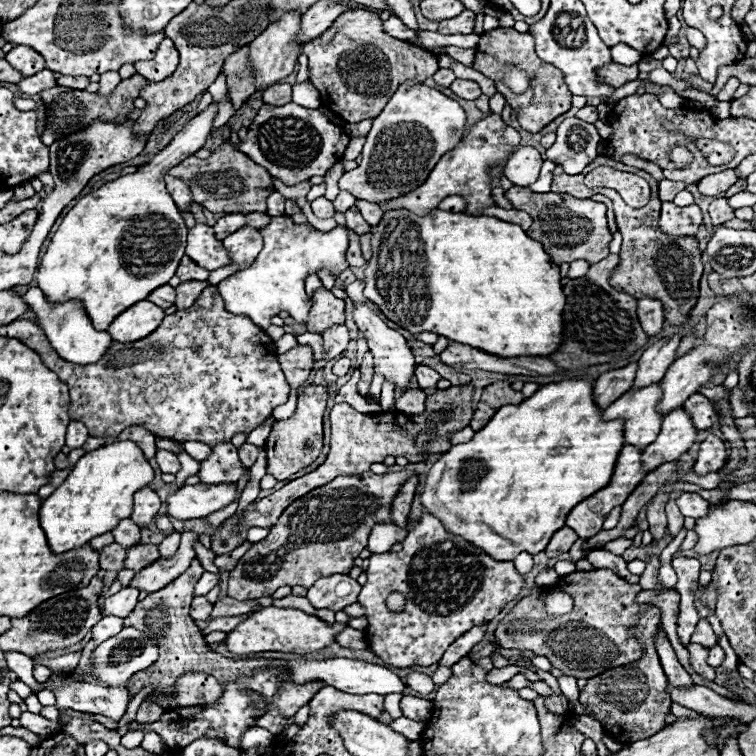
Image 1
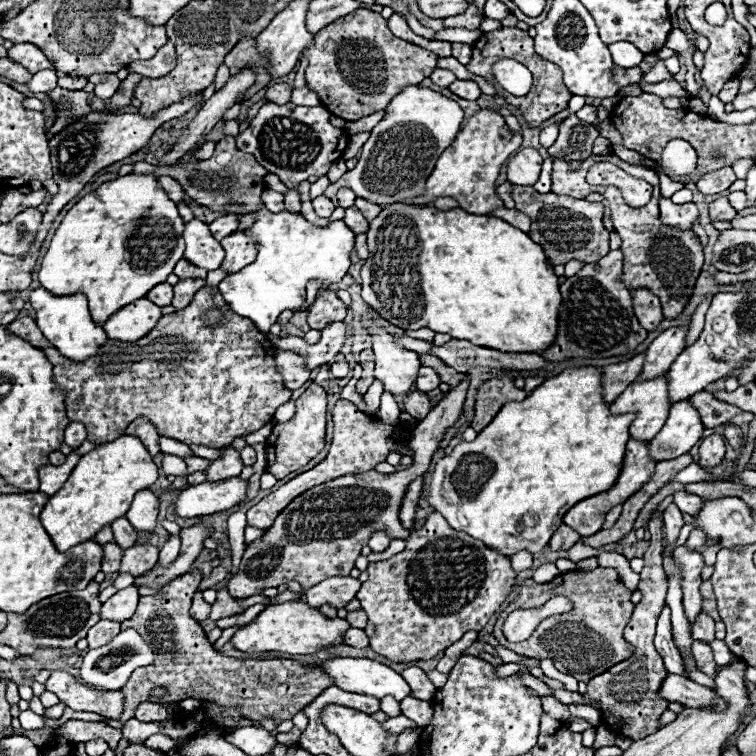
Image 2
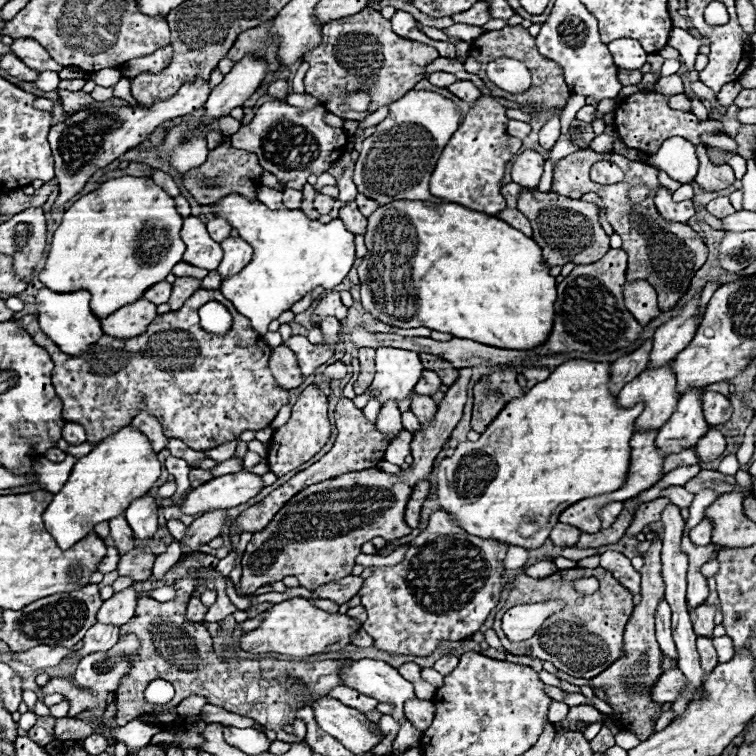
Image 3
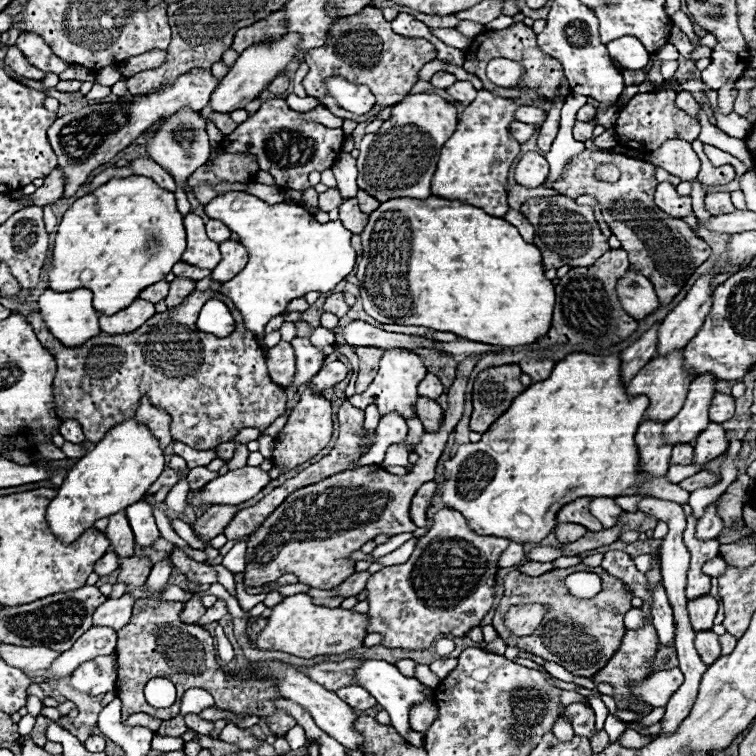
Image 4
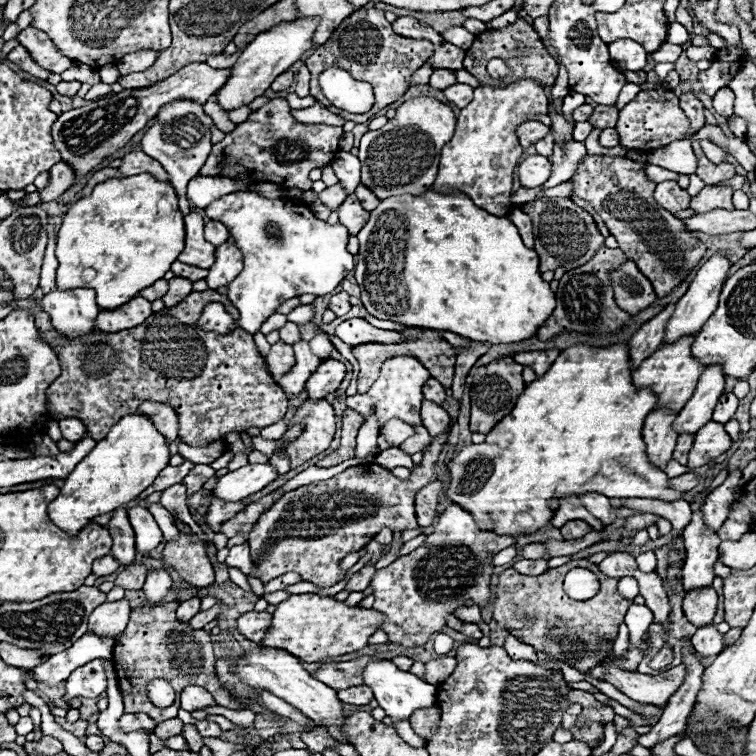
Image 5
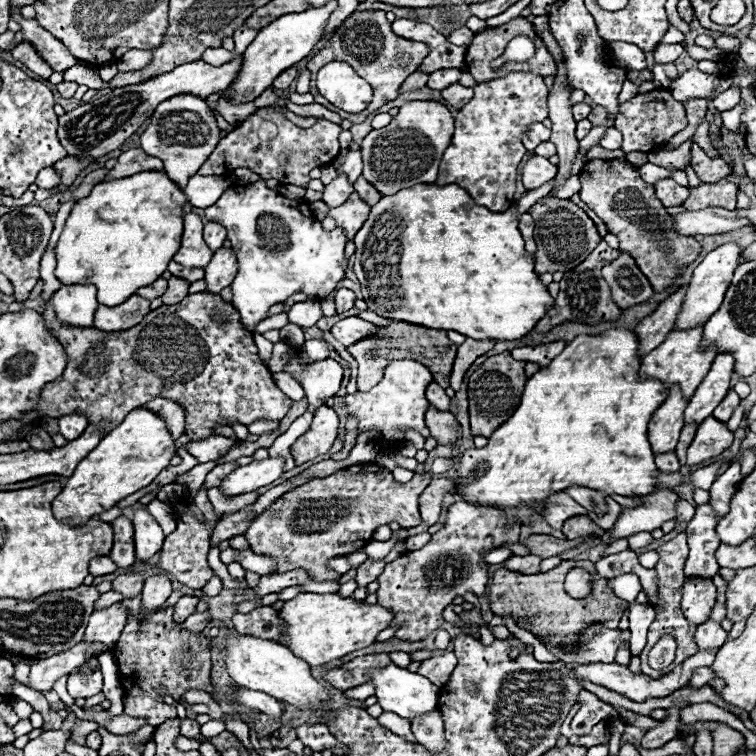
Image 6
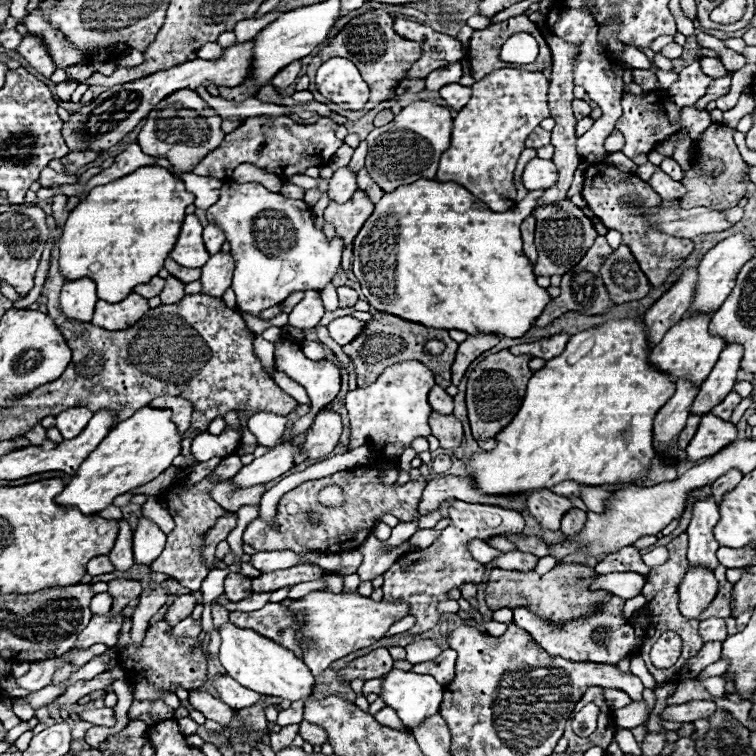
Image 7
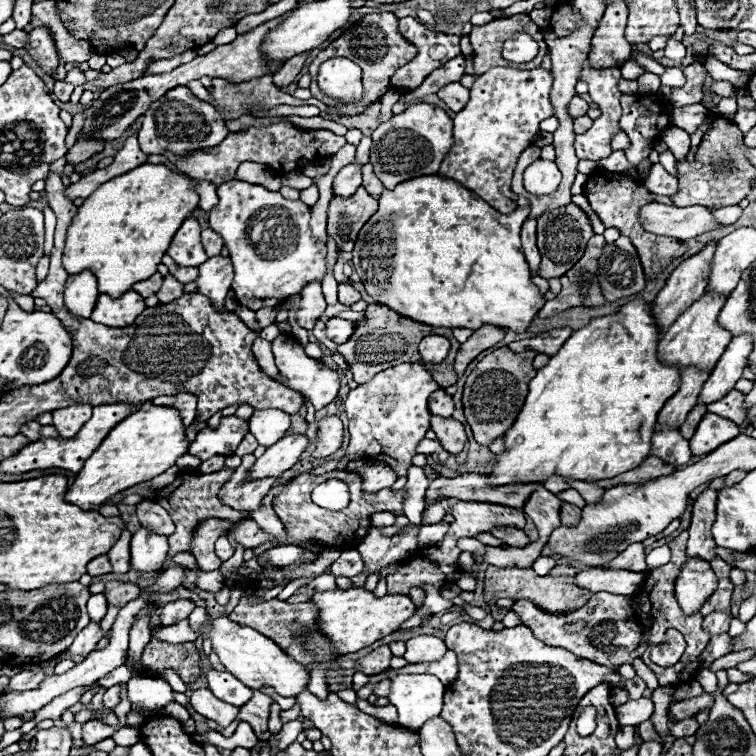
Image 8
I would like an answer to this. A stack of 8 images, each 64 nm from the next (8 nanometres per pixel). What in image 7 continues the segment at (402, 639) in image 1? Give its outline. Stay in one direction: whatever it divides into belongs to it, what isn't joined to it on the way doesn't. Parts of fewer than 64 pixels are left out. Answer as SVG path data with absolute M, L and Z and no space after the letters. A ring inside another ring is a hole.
M462 500L452 502L450 520L450 526L440 532L438 540L432 546L408 552L384 572L384 600L404 600L410 604L410 614L416 616L416 626L408 630L410 634L426 632L440 622L440 612L436 610L436 604L440 600L446 600L446 594L452 588L462 588L464 582L482 582L484 566L470 556L466 546L470 540L486 540L502 532L518 534L524 528L524 516L516 510L488 504L470 504Z

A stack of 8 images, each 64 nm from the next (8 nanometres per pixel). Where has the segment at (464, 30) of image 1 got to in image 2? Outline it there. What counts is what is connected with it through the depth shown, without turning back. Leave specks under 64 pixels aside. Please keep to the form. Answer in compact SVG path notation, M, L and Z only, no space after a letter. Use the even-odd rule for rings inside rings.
M472 4L464 14L444 18L444 26L446 28L468 28L468 30L474 30L474 28L480 28L482 20L484 20L482 12Z

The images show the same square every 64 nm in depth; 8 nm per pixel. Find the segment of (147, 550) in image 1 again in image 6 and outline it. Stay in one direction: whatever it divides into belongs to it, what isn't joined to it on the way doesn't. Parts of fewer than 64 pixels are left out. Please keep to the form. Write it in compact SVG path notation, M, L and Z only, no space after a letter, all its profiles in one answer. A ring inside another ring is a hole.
M136 572L122 574L112 582L112 590L120 592L124 600L138 596L142 592L142 586L144 586L144 578L140 574L136 574Z

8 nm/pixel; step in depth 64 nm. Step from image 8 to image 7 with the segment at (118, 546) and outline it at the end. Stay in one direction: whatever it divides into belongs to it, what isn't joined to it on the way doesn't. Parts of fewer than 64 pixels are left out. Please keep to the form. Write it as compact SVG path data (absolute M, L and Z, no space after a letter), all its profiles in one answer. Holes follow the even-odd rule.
M120 520L118 540L116 540L112 552L108 554L108 558L116 566L116 570L120 570L120 572L126 572L134 564L134 556L132 556L132 528L124 520Z

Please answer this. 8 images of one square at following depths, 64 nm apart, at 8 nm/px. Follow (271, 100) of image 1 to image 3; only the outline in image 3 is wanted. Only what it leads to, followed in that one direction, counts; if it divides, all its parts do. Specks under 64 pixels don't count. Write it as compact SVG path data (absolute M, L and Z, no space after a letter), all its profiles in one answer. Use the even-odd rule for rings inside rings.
M274 80L268 86L268 94L274 96L276 100L284 100L288 94L288 82L286 80Z

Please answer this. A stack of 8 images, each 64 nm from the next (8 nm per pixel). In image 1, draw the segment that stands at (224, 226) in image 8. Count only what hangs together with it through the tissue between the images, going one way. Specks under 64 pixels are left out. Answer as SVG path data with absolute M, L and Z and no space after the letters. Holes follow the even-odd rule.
M270 216L270 222L260 228L264 248L252 266L238 270L218 284L218 292L224 298L226 310L232 314L248 316L256 326L266 330L270 318L288 310L296 322L306 322L310 312L310 300L304 292L304 278L308 274L318 274L320 270L331 270L337 277L348 268L348 228L336 226L330 232L320 232L310 224L294 224L290 216Z

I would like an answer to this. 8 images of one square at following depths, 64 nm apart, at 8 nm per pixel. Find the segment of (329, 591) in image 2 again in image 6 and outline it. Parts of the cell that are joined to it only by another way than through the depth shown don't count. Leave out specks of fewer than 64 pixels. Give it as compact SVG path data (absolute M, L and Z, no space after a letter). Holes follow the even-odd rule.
M370 558L364 564L360 564L358 574L356 574L358 586L366 586L366 584L374 582L380 576L380 572L384 570L384 566L386 566L384 560L370 560Z

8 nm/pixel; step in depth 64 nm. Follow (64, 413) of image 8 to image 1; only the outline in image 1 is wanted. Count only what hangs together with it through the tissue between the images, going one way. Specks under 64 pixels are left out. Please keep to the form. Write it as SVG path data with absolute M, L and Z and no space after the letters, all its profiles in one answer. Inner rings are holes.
M70 422L68 432L66 432L66 446L70 448L82 448L84 442L88 440L88 430L80 422Z

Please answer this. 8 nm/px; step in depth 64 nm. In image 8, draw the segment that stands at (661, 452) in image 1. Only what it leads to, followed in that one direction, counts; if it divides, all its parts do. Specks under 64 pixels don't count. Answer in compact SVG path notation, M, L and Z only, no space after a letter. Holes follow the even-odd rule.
M750 334L734 336L718 364L712 368L712 374L698 396L698 404L710 404L724 398L740 380L744 368L748 366L748 356L752 354L752 350L754 344Z

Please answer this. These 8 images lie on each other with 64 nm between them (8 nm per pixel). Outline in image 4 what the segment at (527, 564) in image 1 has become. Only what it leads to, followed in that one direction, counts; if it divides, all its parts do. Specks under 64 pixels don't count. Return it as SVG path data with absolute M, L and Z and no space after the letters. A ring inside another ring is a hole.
M510 542L510 546L502 552L502 556L498 558L498 566L502 568L510 568L510 566L518 566L524 560L524 550L520 544Z

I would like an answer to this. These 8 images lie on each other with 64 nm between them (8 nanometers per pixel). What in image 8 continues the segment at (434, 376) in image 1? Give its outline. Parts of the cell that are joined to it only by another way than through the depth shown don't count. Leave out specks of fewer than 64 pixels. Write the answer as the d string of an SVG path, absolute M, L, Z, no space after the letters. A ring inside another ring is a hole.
M440 388L440 390L436 390L436 392L432 394L428 408L430 408L430 412L432 412L434 416L450 418L452 412L454 412L454 402L452 402L452 398L450 398L448 394L444 394L444 390Z

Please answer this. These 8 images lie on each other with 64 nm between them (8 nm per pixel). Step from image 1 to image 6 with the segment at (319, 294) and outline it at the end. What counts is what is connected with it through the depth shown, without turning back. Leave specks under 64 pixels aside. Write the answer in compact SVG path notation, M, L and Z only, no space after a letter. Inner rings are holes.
M340 288L336 292L336 312L346 312L354 306L354 300L356 300L356 294L348 288Z

